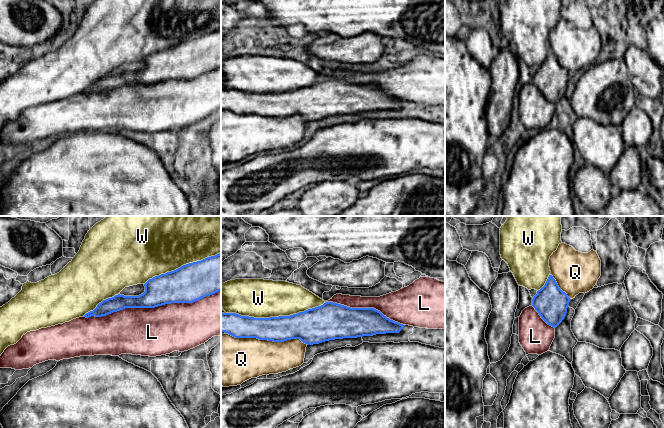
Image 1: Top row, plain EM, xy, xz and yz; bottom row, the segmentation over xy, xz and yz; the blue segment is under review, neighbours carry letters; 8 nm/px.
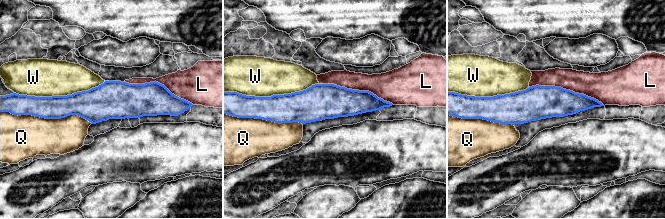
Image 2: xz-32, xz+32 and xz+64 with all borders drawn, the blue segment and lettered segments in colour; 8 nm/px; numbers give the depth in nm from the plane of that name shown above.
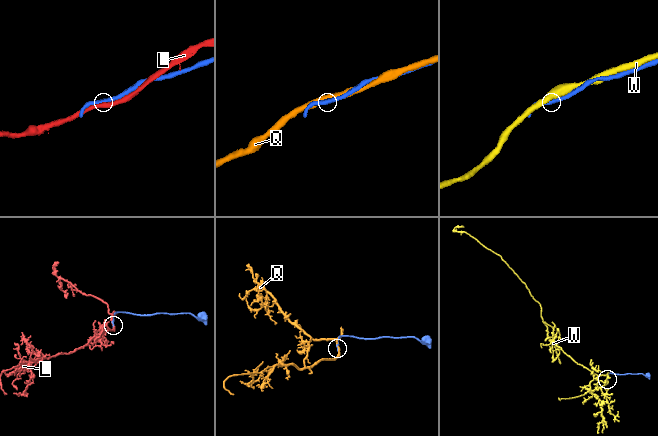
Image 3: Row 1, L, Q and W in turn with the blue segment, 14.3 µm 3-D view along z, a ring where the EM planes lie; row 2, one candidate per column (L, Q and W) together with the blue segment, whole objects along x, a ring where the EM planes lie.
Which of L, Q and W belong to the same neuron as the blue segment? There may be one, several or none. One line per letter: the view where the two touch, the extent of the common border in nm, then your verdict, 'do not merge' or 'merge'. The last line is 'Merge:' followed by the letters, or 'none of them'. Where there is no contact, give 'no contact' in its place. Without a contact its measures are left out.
L: contact in xy; length 1100 nm; do not merge
Q: contact in xz; length 650 nm; do not merge
W: contact in xz; length 800 nm; do not merge
Merge: none of them

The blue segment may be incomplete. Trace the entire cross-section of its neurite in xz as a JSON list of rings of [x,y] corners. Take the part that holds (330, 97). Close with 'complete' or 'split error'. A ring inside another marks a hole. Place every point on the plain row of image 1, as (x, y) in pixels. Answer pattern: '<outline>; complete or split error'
[[[333,78],[290,92],[254,94],[236,89],[221,89],[221,108],[235,114],[257,114],[273,118],[300,115],[307,121],[329,116],[357,114],[376,110],[399,109],[405,101],[390,96],[374,84],[350,84]]]; complete

